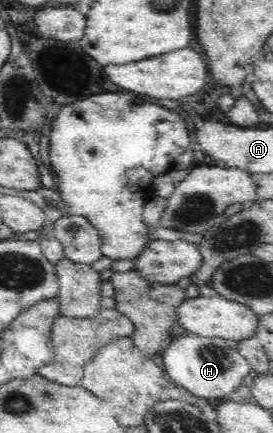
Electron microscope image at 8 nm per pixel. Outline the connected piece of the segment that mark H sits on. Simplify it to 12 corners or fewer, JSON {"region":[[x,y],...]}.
{"region":[[185,333],[162,357],[169,382],[210,401],[251,371],[235,344]]}

